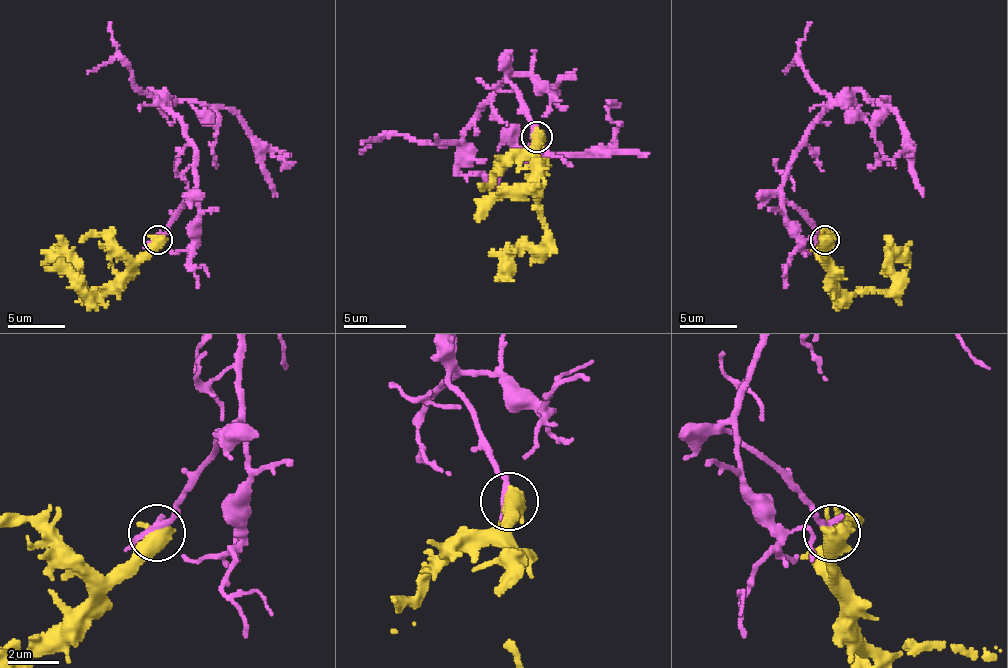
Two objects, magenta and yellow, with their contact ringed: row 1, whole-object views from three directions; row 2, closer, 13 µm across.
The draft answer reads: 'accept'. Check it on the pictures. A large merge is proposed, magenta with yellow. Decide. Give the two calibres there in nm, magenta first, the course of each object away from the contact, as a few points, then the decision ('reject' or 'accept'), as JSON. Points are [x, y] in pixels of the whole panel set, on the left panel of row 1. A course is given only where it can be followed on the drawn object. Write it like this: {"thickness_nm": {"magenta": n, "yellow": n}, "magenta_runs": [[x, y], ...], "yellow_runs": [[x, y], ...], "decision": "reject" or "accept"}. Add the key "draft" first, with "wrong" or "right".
{"draft": "wrong", "thickness_nm": {"magenta": 260, "yellow": 550}, "magenta_runs": [[157, 239], [195, 188], [196, 148], [153, 91], [159, 99], [230, 108], [251, 133], [286, 153], [281, 170]], "yellow_runs": [[157, 239], [153, 253], [100, 293], [85, 290], [78, 265], [66, 256], [41, 265]], "decision": "reject"}

